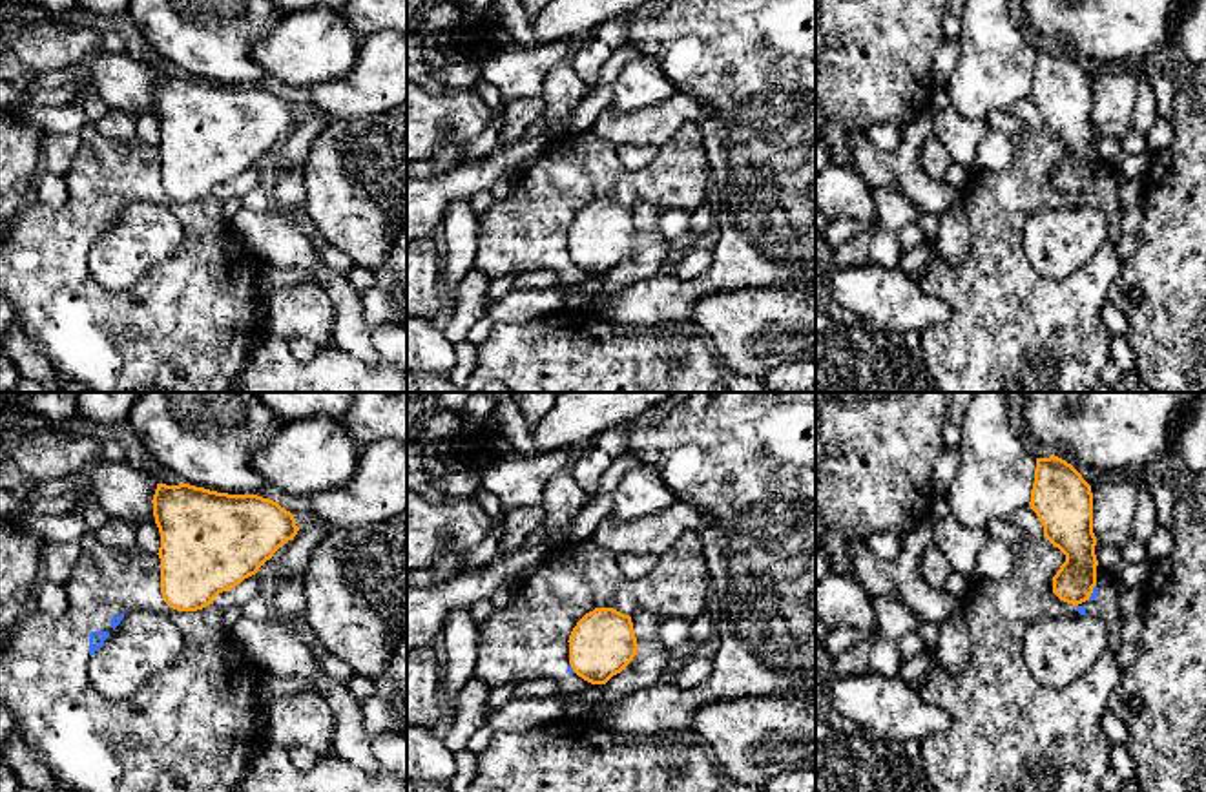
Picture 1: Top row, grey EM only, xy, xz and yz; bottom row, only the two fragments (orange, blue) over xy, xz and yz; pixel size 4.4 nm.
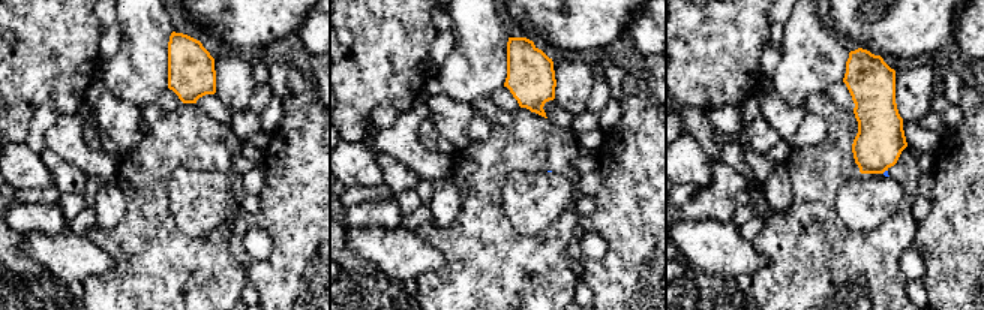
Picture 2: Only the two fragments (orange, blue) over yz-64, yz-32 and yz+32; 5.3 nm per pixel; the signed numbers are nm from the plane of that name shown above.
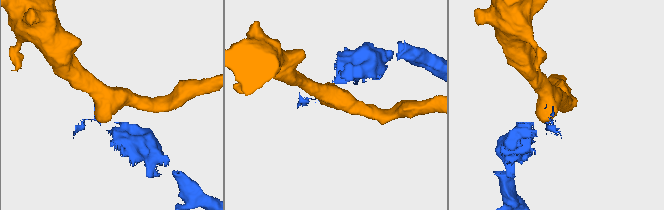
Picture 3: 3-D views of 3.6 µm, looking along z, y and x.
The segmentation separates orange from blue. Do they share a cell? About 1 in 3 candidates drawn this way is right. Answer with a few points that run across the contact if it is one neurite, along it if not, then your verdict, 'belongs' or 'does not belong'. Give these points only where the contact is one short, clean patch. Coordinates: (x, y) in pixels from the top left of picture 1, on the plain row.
yz (1095, 176), (1088, 190) | does not belong

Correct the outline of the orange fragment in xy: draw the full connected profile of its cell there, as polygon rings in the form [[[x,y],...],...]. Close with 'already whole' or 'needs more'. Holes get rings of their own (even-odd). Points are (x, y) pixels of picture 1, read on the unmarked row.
[[[157,75],[161,184],[177,203],[197,203],[255,166],[299,119],[290,102],[257,86]]] | already whole

